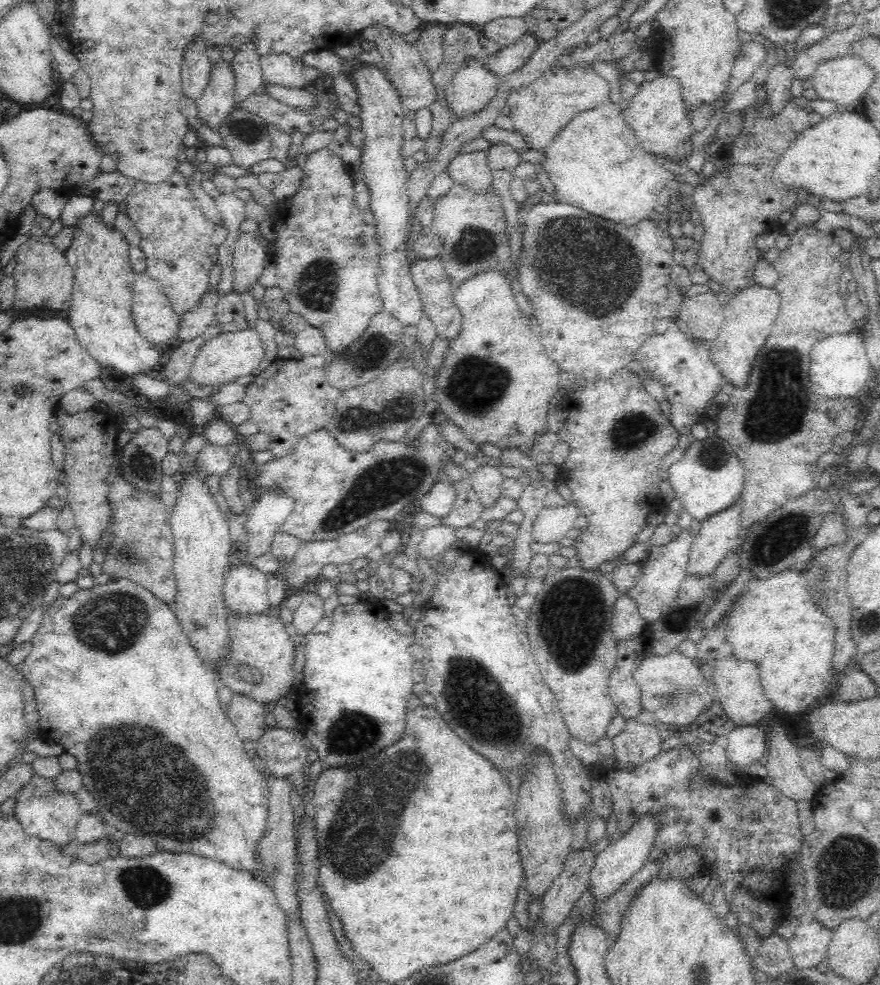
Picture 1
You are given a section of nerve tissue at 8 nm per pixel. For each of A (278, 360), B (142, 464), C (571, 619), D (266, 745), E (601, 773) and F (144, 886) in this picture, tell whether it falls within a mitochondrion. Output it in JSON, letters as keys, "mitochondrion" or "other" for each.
{"A":"other","B":"mitochondrion","C":"mitochondrion","D":"other","E":"other","F":"mitochondrion"}

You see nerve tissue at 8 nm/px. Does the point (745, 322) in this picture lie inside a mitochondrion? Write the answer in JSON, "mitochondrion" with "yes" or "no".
{"mitochondrion":"no"}

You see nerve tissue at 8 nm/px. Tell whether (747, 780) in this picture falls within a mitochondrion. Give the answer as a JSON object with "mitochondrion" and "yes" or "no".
{"mitochondrion":"no"}

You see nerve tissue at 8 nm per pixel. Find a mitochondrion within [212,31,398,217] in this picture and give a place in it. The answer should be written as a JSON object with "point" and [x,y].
{"point":[246,130]}

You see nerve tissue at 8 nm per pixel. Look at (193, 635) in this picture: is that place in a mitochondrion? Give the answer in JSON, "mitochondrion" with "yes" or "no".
{"mitochondrion":"no"}

